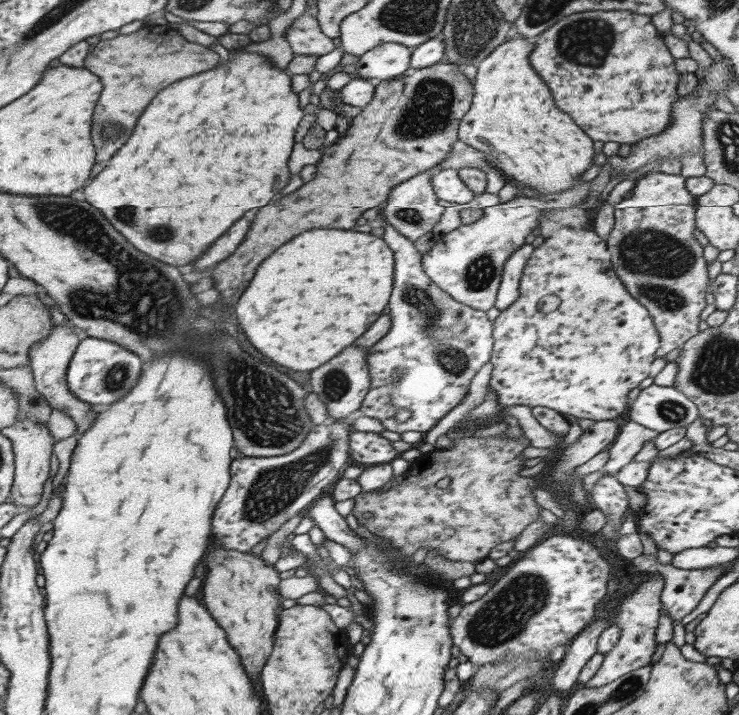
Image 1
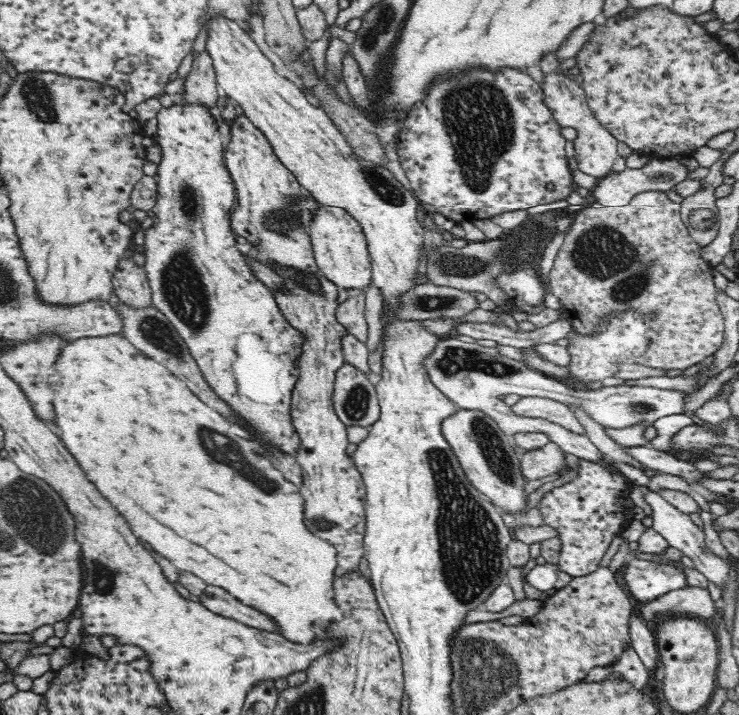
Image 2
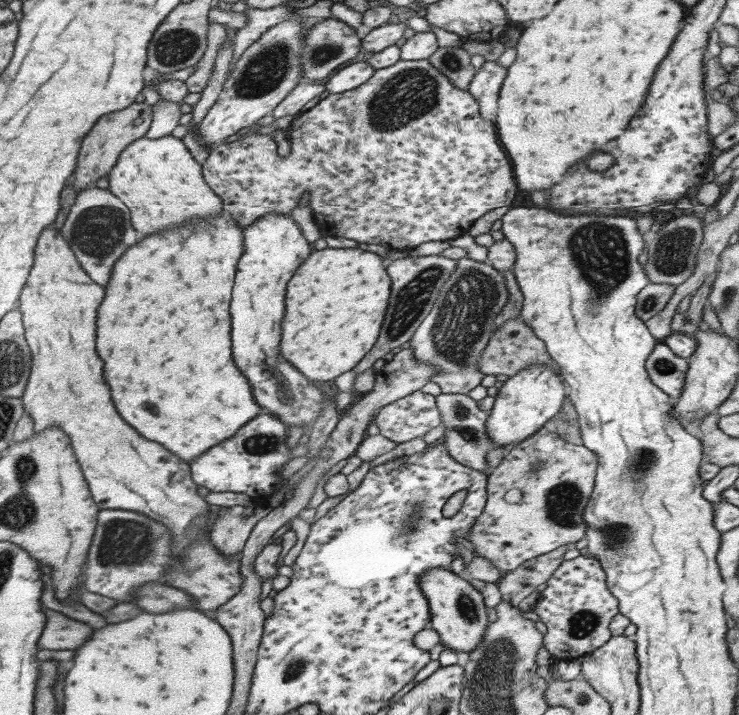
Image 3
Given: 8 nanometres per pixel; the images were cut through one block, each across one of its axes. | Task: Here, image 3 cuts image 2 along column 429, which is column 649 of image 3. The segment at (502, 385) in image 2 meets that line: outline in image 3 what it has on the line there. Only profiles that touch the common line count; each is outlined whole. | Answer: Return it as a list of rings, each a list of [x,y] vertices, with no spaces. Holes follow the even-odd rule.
[[[657,342],[644,363],[651,383],[676,400],[683,390],[687,359],[675,356],[665,344]]]

